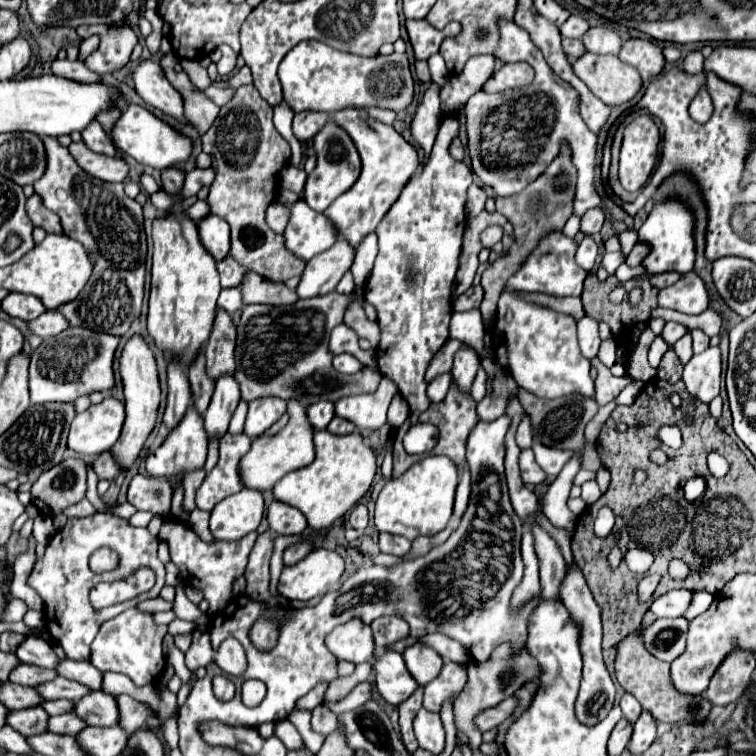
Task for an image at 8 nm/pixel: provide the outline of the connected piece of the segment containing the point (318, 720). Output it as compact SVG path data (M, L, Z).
M318 705L314 709L312 729L318 733L332 733L336 729L336 715L326 705Z

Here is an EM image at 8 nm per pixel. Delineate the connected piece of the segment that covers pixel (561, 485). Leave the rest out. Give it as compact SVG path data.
M574 453L574 459L550 483L544 495L544 515L550 519L550 523L554 523L556 527L564 527L570 533L574 533L574 523L578 517L566 507L566 501L572 487L572 479L578 473L578 469L580 469L580 459L578 453Z

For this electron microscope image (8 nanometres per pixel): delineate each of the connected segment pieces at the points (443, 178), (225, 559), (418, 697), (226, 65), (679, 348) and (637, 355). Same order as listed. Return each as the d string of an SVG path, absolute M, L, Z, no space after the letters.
M444 117L430 161L404 187L398 201L376 227L378 257L370 273L370 285L364 285L364 299L376 307L380 325L380 343L376 347L378 369L398 385L400 395L410 405L410 421L430 407L426 395L426 369L434 353L448 339L452 315L450 299L458 271L462 233L466 229L466 189L472 183L472 171L448 153L450 141L458 133L458 119Z
M168 521L162 525L158 539L166 539L168 547L170 547L170 559L176 563L176 567L180 569L180 581L198 589L204 599L210 603L208 607L208 615L214 615L218 611L222 611L226 607L226 603L230 603L232 599L232 585L234 581L244 575L246 563L248 563L248 555L256 543L258 533L250 533L246 535L242 541L202 541L188 525L180 523L180 521Z
M418 689L412 697L408 697L400 705L400 733L402 733L404 745L410 753L414 753L418 749L418 741L416 741L414 731L412 731L412 719L420 707L422 707L422 689Z
M226 44L220 45L218 49L222 51L220 61L216 61L218 75L226 77L226 75L230 75L230 73L232 73L232 69L234 69L234 65L236 65L236 53L234 53L234 51L232 51L232 49L230 49Z
M686 333L680 341L676 341L672 349L674 349L674 353L678 355L678 359L682 361L682 365L686 365L686 363L690 361L690 357L694 355L694 353L692 353L692 337L690 337L690 333Z
M644 329L640 333L640 339L636 343L636 347L628 353L628 361L626 361L626 371L630 371L630 377L634 379L642 379L646 377L646 381L654 379L656 377L656 369L652 369L648 365L648 349L650 349L650 343L654 341L654 333L650 329Z

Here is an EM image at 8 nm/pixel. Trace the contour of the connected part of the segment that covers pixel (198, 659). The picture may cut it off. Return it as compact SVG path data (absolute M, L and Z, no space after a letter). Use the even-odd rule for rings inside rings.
M204 623L198 625L198 629L194 631L194 643L186 651L186 667L190 671L196 671L198 667L206 667L206 663L210 663L212 659L214 659L214 649L210 647L208 625Z

